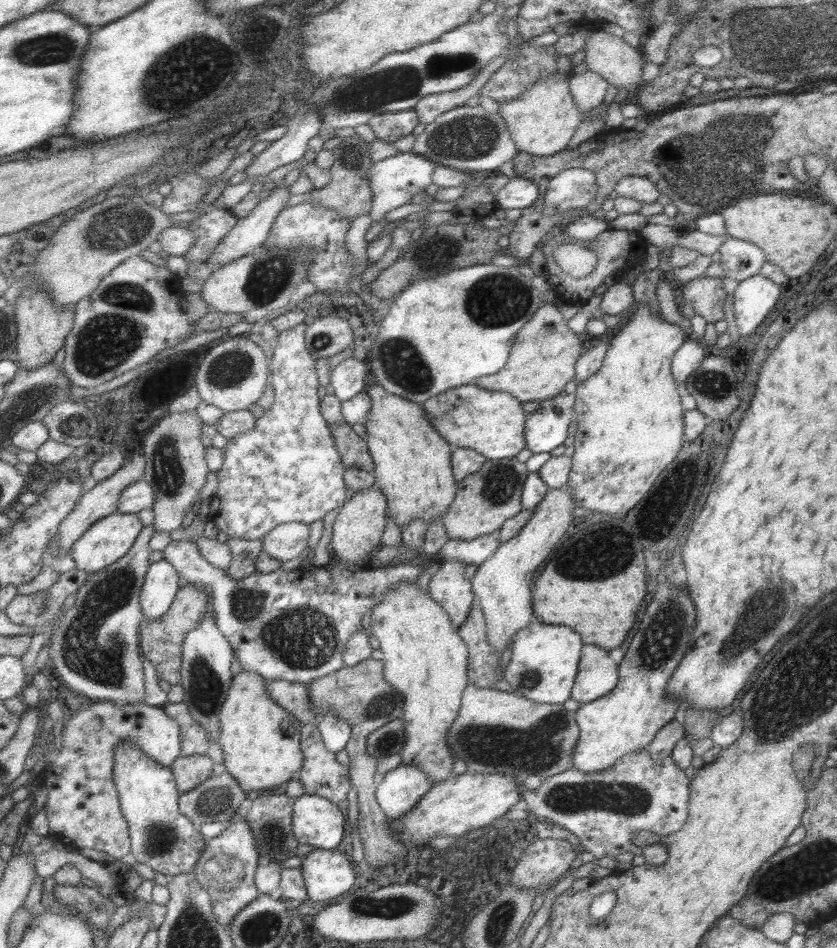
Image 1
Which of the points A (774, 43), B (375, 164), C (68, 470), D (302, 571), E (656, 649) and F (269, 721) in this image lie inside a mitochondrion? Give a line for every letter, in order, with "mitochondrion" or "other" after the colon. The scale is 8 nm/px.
A: mitochondrion
B: other
C: other
D: other
E: mitochondrion
F: other

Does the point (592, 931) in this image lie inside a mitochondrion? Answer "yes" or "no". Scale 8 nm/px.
no

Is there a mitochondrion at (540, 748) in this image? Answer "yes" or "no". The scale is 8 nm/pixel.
yes

